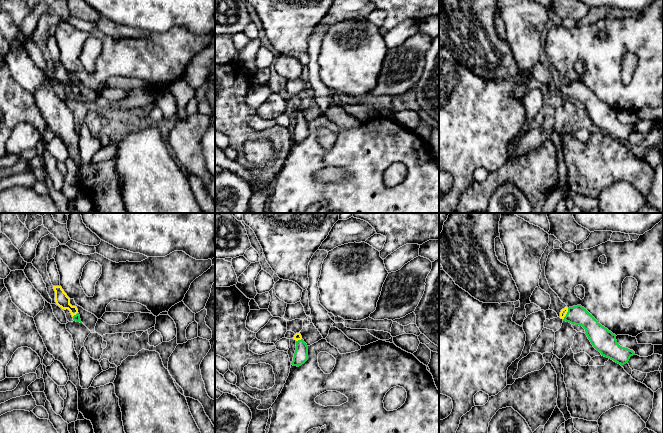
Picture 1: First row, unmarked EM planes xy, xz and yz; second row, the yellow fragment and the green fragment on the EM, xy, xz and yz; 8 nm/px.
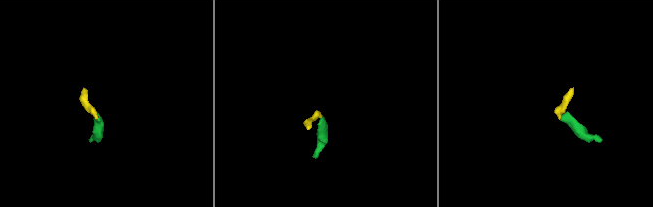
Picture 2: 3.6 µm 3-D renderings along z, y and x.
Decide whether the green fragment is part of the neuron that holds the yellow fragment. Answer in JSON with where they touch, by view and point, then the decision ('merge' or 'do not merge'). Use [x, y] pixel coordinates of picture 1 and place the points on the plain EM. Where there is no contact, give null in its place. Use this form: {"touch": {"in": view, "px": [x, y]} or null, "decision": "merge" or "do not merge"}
{"touch": {"in": "yz", "px": [565, 90]}, "decision": "merge"}

